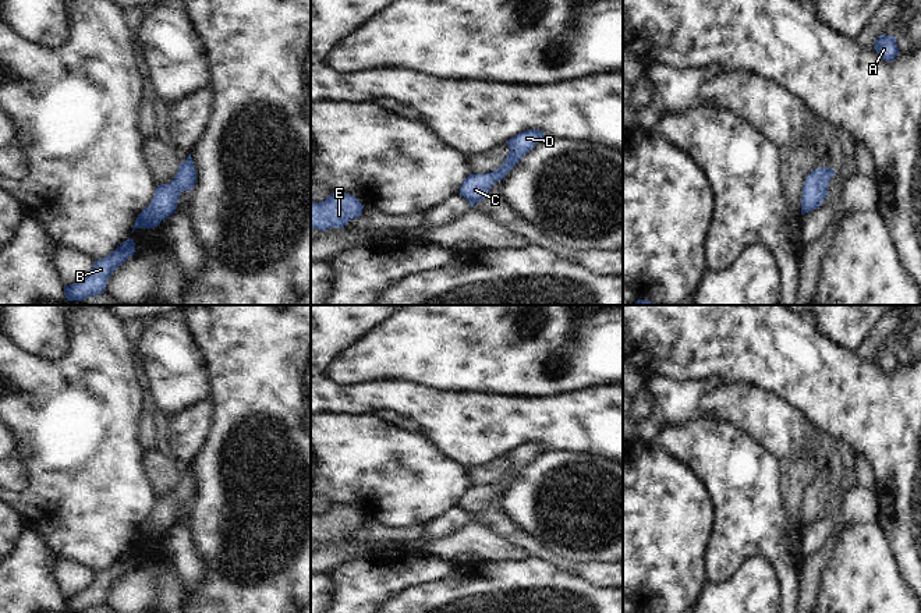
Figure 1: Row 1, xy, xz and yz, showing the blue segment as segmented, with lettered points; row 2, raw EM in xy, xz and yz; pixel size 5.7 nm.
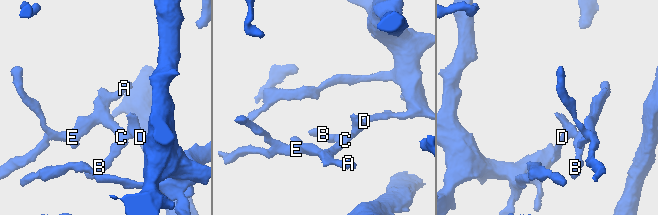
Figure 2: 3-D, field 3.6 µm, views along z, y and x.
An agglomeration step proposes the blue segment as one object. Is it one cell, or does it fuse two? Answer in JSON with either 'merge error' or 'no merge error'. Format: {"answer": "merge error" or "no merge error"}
{"answer": "no merge error"}

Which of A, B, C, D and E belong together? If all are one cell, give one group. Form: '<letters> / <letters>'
A B C D E

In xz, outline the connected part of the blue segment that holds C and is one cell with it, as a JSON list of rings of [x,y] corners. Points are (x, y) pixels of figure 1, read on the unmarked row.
[[[527,442],[509,451],[507,456],[510,463],[503,476],[486,486],[470,486],[460,500],[460,507],[470,514],[471,520],[474,520],[477,514],[486,510],[488,503],[496,493],[502,493],[504,488],[521,472],[521,470],[545,450],[546,447],[542,443]]]

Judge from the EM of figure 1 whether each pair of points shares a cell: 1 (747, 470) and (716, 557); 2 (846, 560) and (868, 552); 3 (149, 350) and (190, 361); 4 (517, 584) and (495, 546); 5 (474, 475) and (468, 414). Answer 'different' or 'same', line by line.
1: same
2: same
3: same
4: different
5: different

